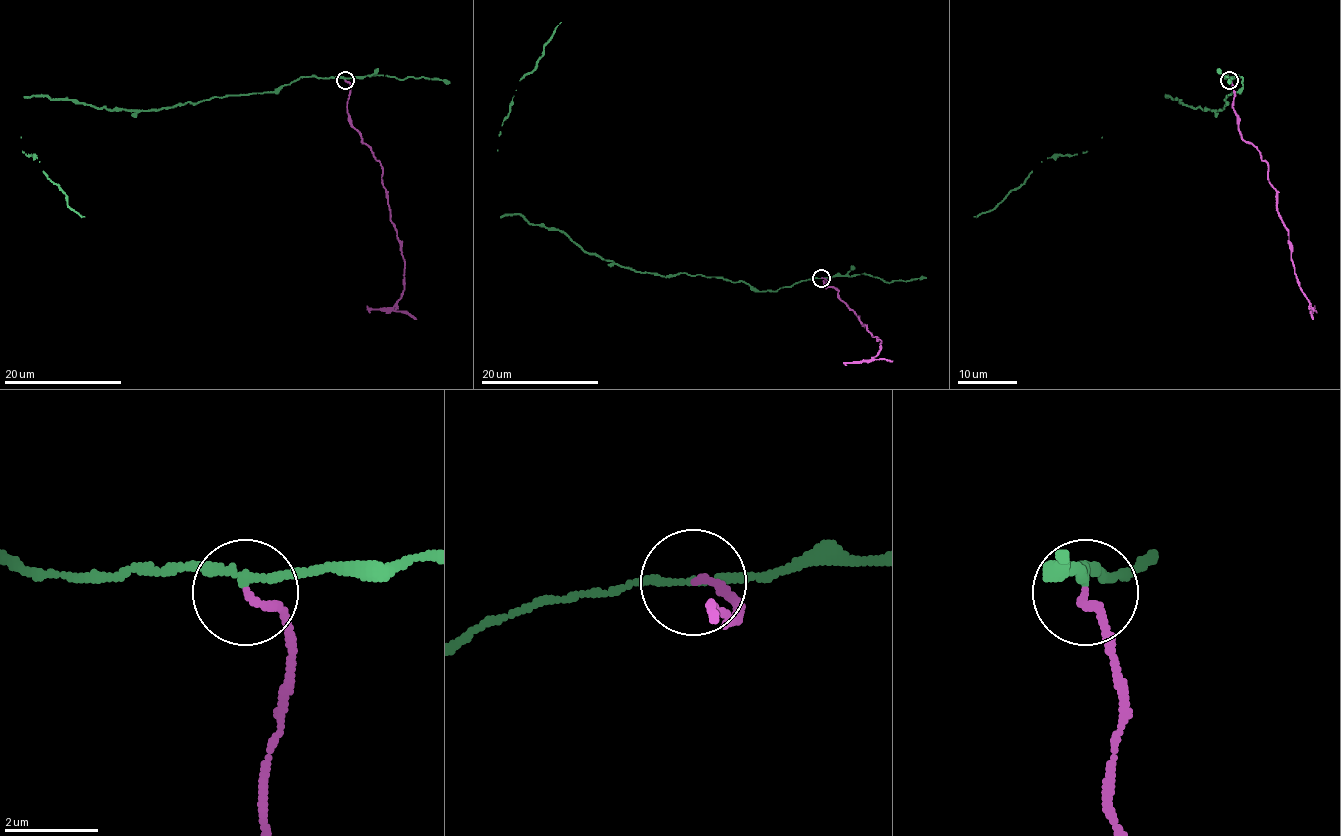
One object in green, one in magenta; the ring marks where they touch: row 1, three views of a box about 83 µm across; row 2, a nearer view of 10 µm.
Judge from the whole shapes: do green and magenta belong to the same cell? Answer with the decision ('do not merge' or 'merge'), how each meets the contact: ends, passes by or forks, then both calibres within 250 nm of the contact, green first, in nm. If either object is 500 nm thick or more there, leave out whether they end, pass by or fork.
do not merge; green passes by; magenta ends; calibres 160 and 170 nm

